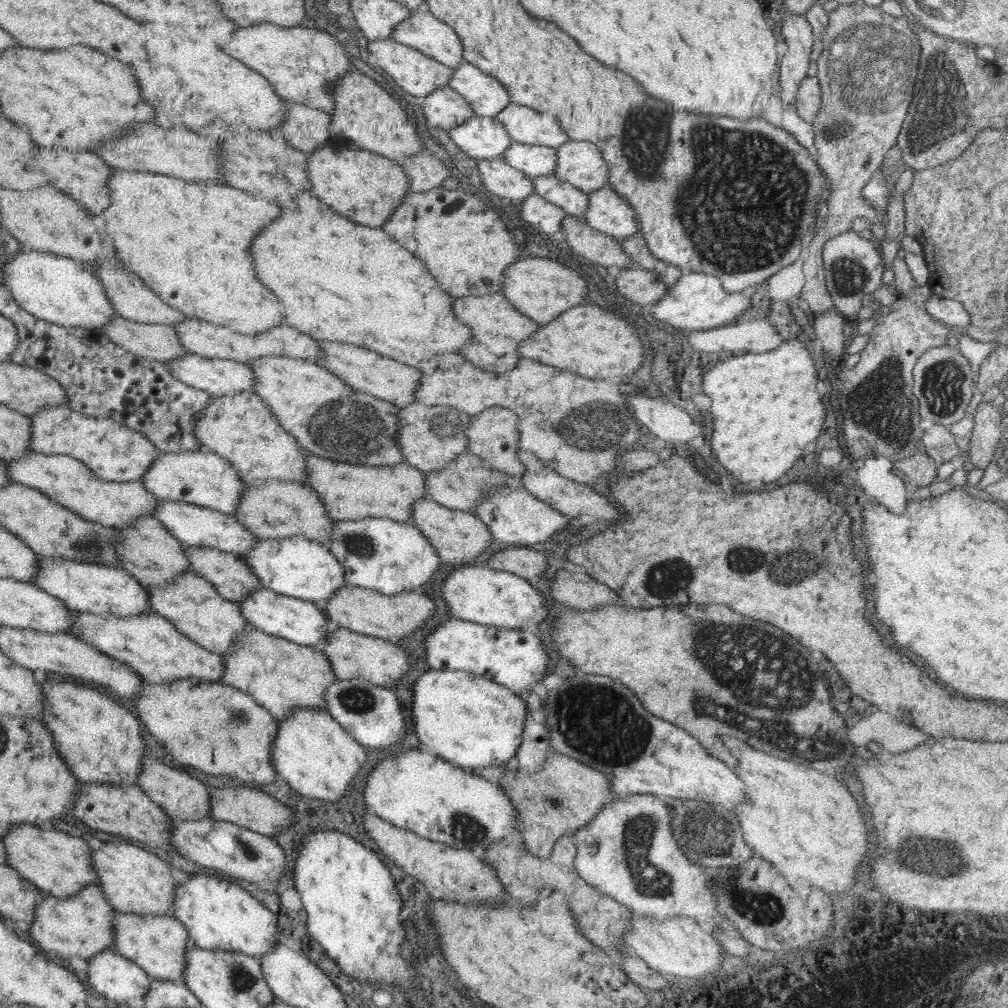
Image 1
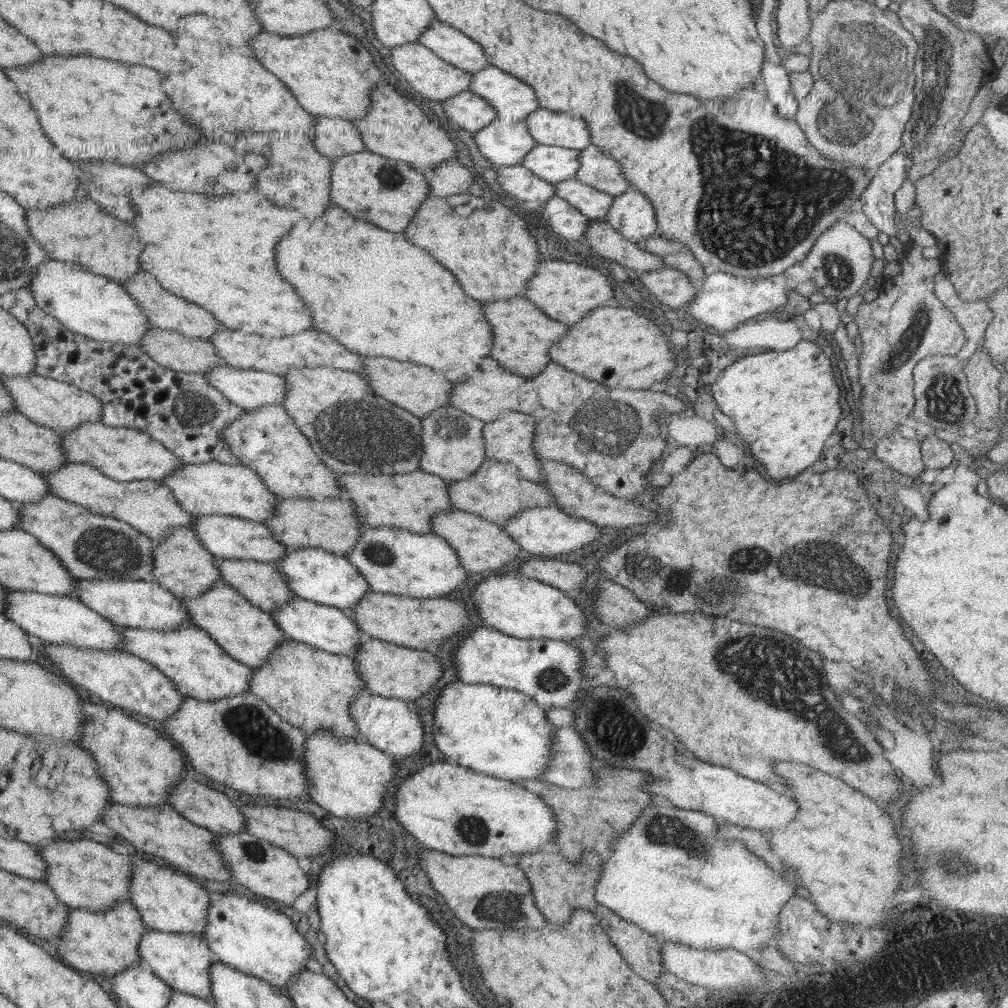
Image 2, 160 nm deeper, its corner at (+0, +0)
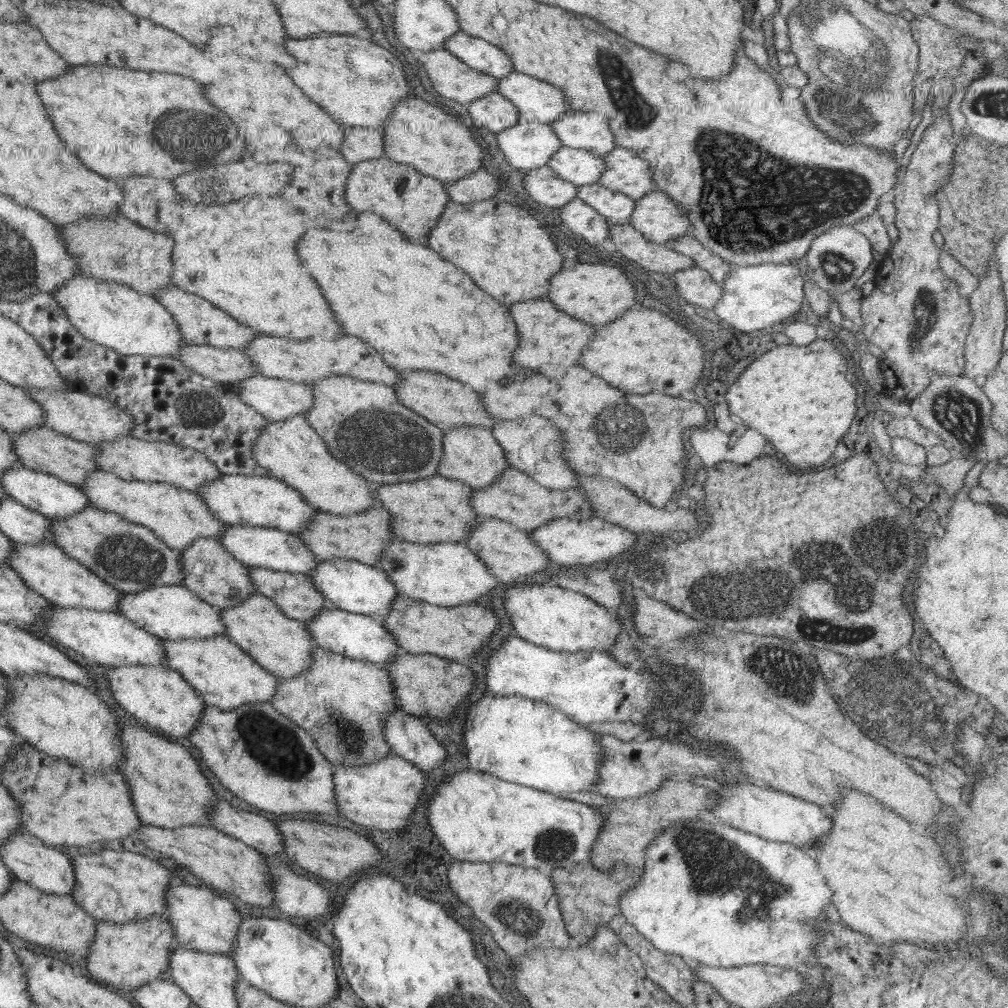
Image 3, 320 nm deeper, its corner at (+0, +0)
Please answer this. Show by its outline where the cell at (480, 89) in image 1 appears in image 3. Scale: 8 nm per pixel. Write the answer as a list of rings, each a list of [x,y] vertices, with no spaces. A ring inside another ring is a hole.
[[[515,70],[507,76],[498,79],[496,92],[510,100],[520,114],[519,119],[527,123],[536,122],[549,125],[558,116],[570,110],[570,104],[566,101],[563,89],[556,88],[552,84],[547,84],[538,78]]]

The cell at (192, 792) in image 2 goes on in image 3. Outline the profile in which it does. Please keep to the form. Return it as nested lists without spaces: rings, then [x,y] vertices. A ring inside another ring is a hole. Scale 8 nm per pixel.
[[[221,798],[214,802],[208,819],[214,829],[239,839],[262,854],[284,854],[284,836],[275,822],[261,815],[242,811]]]

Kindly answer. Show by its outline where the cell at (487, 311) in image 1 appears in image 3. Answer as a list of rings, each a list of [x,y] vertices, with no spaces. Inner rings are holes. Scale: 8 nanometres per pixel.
[[[525,300],[513,304],[511,316],[519,332],[519,346],[513,354],[513,362],[525,368],[539,368],[539,372],[549,378],[564,376],[567,368],[578,367],[581,350],[596,333],[596,328],[587,326],[564,312],[559,312],[549,300]]]

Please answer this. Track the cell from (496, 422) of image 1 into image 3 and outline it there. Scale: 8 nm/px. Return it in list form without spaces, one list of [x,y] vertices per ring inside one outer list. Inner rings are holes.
[[[525,416],[523,419],[504,420],[493,426],[493,438],[502,448],[509,466],[515,467],[531,477],[535,482],[551,490],[565,490],[578,484],[576,471],[565,456],[566,440],[555,423],[537,416]]]

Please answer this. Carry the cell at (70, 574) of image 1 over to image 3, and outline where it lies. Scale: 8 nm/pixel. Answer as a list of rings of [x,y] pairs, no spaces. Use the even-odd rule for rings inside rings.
[[[169,585],[151,586],[139,592],[122,593],[122,598],[120,598],[120,604],[118,604],[117,608],[117,614],[123,615],[123,618],[127,618],[129,622],[133,622],[133,624],[141,628],[141,630],[154,634],[159,640],[175,641],[178,639],[205,639],[224,636],[225,626],[223,626],[223,623],[219,620],[218,610],[218,607],[211,606],[208,602],[200,599],[184,586]]]

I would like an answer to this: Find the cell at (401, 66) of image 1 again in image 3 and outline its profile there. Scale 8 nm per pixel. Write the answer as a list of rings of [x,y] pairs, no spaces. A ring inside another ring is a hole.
[[[429,50],[415,53],[435,92],[449,100],[467,105],[476,98],[496,92],[498,79],[472,69],[448,50]]]

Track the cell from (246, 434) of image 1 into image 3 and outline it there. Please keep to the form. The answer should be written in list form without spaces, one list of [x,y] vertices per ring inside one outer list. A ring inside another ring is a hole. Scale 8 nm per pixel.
[[[303,415],[285,420],[269,420],[260,436],[254,440],[252,455],[273,478],[298,490],[304,502],[319,511],[347,515],[381,506],[372,491],[375,484],[364,479],[349,465],[339,462]]]

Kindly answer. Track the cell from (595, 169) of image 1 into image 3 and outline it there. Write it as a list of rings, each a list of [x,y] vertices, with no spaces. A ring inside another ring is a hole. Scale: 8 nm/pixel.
[[[615,147],[609,153],[603,154],[601,160],[605,162],[606,170],[601,173],[597,184],[625,194],[634,202],[655,190],[653,172],[647,162],[639,156],[633,156],[629,150]]]

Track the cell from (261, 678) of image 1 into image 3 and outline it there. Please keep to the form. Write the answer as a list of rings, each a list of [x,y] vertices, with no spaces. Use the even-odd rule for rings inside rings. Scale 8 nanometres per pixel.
[[[313,648],[309,653],[312,659],[310,668],[299,677],[289,680],[277,680],[275,694],[269,702],[279,714],[285,715],[291,722],[297,723],[314,740],[315,747],[332,766],[361,766],[375,763],[390,754],[385,744],[384,716],[391,710],[399,709],[393,693],[391,680],[384,666],[369,661],[344,658],[323,649]]]

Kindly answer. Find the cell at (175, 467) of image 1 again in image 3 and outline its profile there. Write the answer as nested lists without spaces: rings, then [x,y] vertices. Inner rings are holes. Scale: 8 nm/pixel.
[[[222,474],[204,484],[197,493],[208,509],[224,524],[273,528],[297,534],[312,522],[317,510],[304,502],[300,492],[273,477],[247,476],[246,474]]]

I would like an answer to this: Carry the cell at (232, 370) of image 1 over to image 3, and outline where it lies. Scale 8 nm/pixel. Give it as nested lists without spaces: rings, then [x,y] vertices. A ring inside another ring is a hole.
[[[259,374],[230,386],[244,403],[270,421],[303,415],[311,409],[314,399],[311,386]]]

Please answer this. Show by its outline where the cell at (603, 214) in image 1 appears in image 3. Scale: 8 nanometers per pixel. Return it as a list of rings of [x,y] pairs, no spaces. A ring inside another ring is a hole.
[[[657,189],[634,202],[634,210],[627,223],[660,244],[689,236],[692,230],[688,216],[682,216],[680,208]]]

